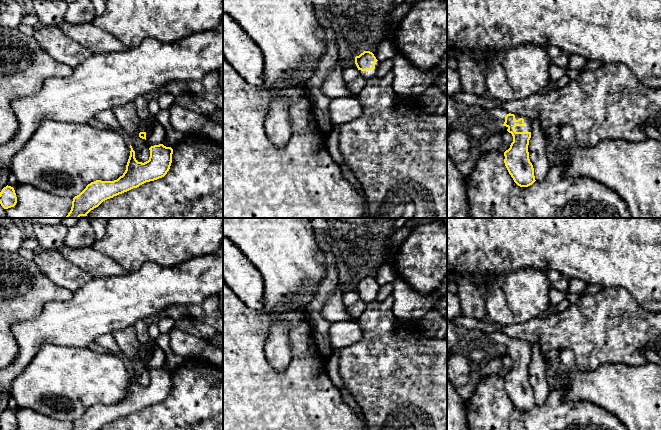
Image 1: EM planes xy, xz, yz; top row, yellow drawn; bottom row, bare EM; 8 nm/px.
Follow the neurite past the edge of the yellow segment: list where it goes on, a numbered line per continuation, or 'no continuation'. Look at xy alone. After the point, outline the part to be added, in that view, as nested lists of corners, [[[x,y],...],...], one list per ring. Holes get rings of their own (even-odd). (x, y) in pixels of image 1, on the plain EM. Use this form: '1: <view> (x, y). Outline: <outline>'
1: xy (144, 350). Outline: [[[141,343],[140,344],[140,350],[139,350],[139,355],[140,356],[146,356],[150,354],[151,348],[148,346],[148,343]]]

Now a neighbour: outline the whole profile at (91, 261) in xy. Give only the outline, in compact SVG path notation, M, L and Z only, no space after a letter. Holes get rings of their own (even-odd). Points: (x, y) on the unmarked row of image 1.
M63 244L58 250L67 260L89 273L94 278L124 275L128 273L111 258L94 250L92 247L68 248Z

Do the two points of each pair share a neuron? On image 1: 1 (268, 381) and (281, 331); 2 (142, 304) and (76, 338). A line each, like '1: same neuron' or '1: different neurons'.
1: different neurons
2: same neuron

